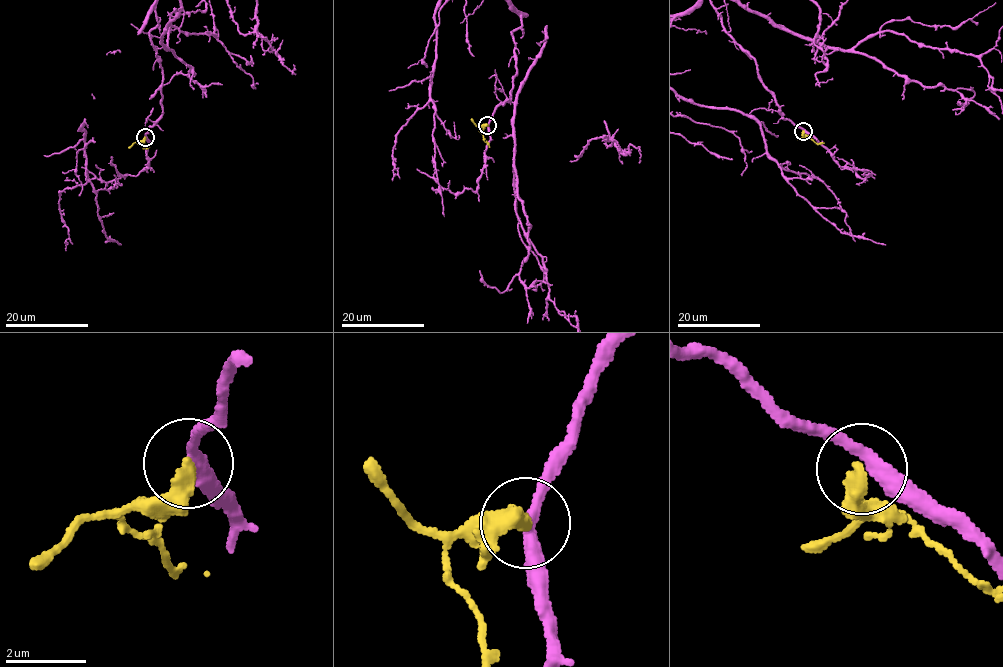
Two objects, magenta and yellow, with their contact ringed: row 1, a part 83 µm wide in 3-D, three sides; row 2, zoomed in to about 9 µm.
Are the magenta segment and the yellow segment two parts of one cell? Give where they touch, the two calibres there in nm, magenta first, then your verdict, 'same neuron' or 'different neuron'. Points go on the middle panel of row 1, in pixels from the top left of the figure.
at (487, 125); 340 nm thick on the magenta side, 360 nm on the other; different neuron

